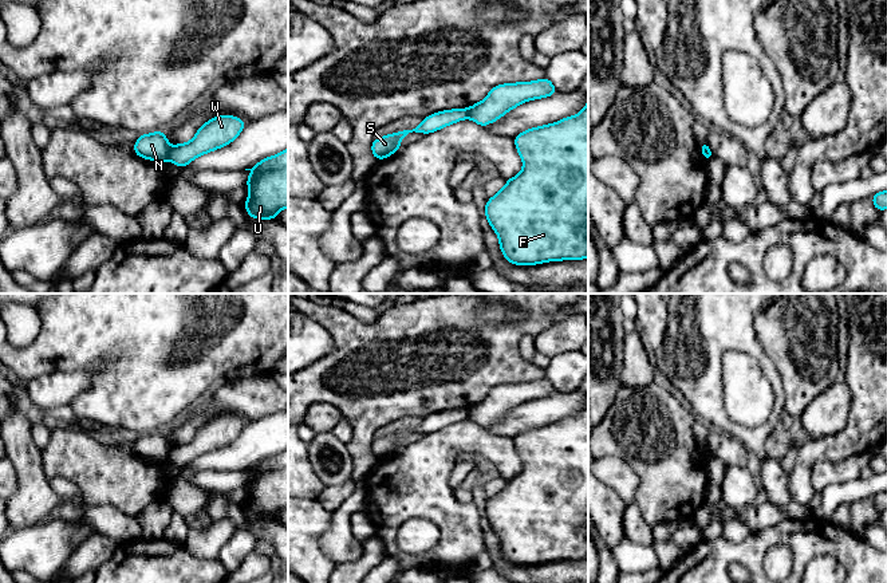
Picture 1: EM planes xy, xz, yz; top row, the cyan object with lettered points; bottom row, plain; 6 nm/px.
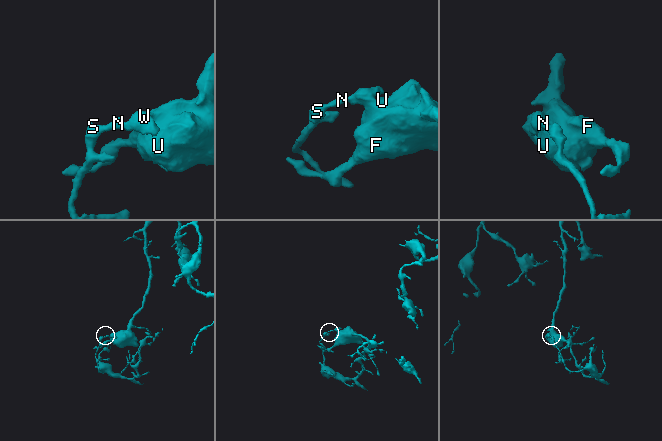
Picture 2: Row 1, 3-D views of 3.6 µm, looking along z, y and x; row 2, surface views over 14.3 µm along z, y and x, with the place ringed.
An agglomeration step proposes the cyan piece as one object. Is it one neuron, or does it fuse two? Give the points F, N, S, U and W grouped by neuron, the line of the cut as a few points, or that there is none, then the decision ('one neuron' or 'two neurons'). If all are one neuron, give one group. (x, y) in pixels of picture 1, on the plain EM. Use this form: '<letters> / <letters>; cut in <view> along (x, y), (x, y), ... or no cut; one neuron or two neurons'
F U W / N S; cut in xy along (170, 448), (166, 459); two neurons

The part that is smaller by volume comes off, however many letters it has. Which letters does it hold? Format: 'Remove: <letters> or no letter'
Remove: N, S

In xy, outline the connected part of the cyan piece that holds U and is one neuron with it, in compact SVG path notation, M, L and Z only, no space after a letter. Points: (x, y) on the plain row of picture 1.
M288 448L267 457L251 469L248 500L243 504L252 519L271 520L288 508Z

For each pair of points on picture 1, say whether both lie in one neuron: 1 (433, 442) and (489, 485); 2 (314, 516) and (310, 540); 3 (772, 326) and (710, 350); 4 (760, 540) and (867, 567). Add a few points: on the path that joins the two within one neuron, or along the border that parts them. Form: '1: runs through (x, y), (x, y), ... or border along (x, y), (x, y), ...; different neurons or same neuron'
1: border along (500, 476), (505, 480); different neurons
2: runs through (310, 522), (310, 535); same neuron
3: border along (765, 307), (755, 319), (755, 334), (771, 359); different neurons
4: runs through (787, 538), (817, 538), (826, 543), (840, 543); same neuron

